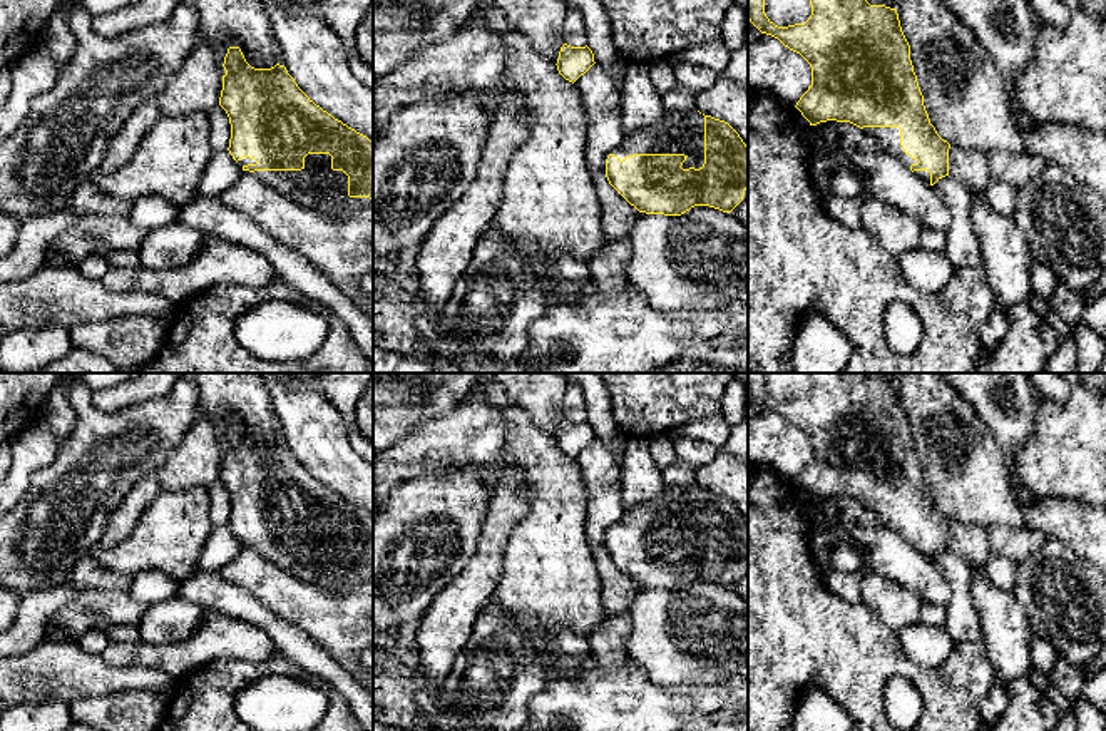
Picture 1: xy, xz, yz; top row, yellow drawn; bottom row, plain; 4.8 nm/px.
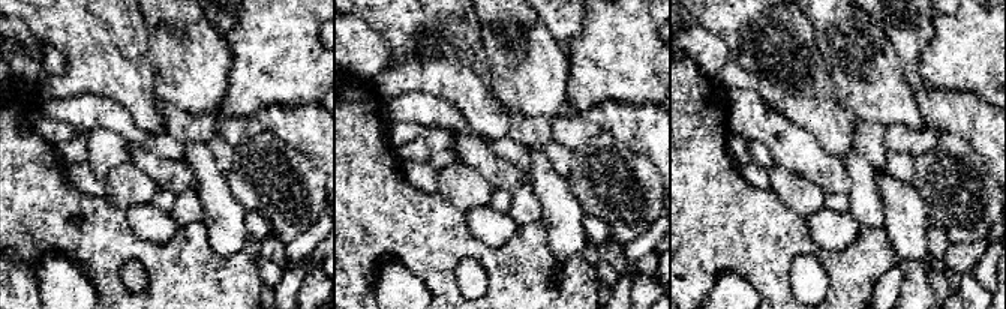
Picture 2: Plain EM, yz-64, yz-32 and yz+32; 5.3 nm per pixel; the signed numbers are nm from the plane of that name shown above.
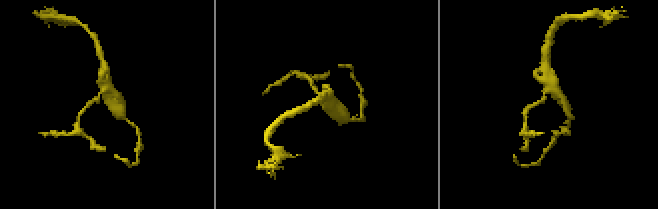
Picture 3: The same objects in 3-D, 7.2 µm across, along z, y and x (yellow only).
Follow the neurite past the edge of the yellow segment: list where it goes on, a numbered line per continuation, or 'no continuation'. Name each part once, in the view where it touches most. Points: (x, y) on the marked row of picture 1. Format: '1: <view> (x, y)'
1: xz (676, 132)

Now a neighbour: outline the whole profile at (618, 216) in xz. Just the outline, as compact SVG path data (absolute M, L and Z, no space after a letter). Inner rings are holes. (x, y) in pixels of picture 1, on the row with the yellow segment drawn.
M594 177L601 204L601 224L607 239L624 239L631 231L639 211L631 206L607 181Z

